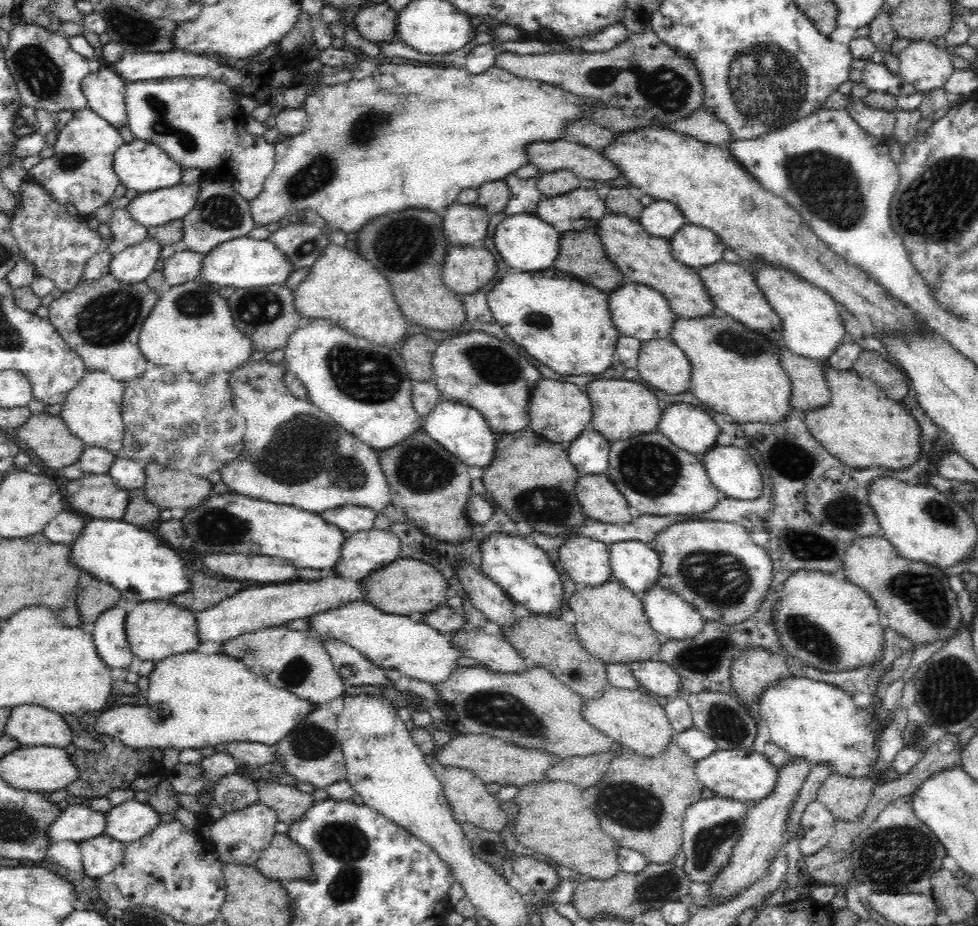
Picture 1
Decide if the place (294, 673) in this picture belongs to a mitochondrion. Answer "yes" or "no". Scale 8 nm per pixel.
yes

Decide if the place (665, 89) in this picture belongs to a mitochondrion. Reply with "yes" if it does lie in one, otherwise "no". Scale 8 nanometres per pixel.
yes

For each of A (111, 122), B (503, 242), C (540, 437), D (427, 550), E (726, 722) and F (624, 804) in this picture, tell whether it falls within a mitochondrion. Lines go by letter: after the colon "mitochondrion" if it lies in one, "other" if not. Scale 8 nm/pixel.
A: other
B: other
C: other
D: other
E: mitochondrion
F: mitochondrion

